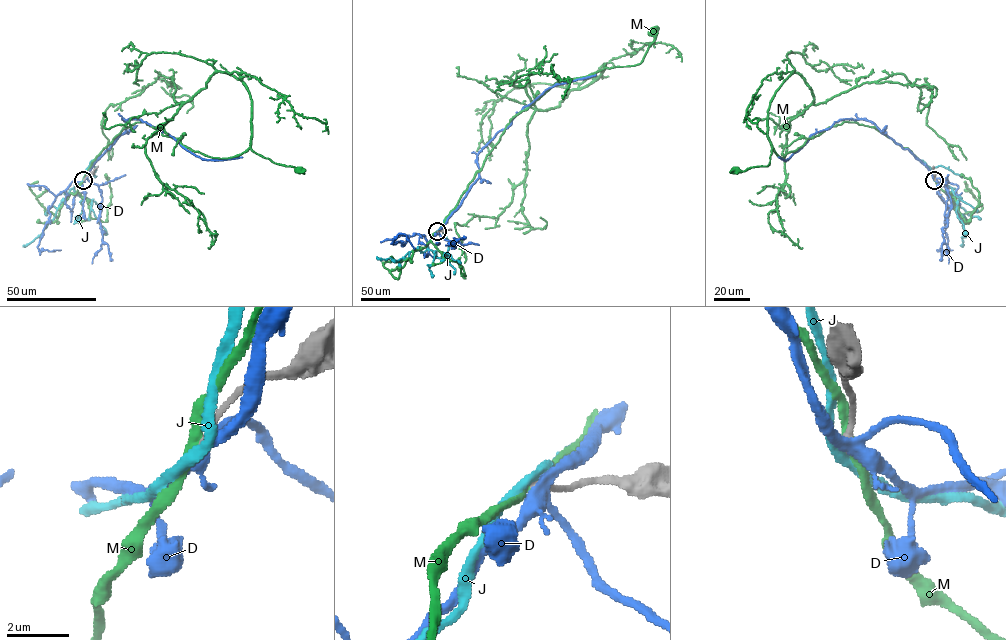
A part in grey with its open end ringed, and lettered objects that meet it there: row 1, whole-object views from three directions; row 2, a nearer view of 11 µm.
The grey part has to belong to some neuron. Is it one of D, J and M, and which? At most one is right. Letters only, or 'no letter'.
no letter

